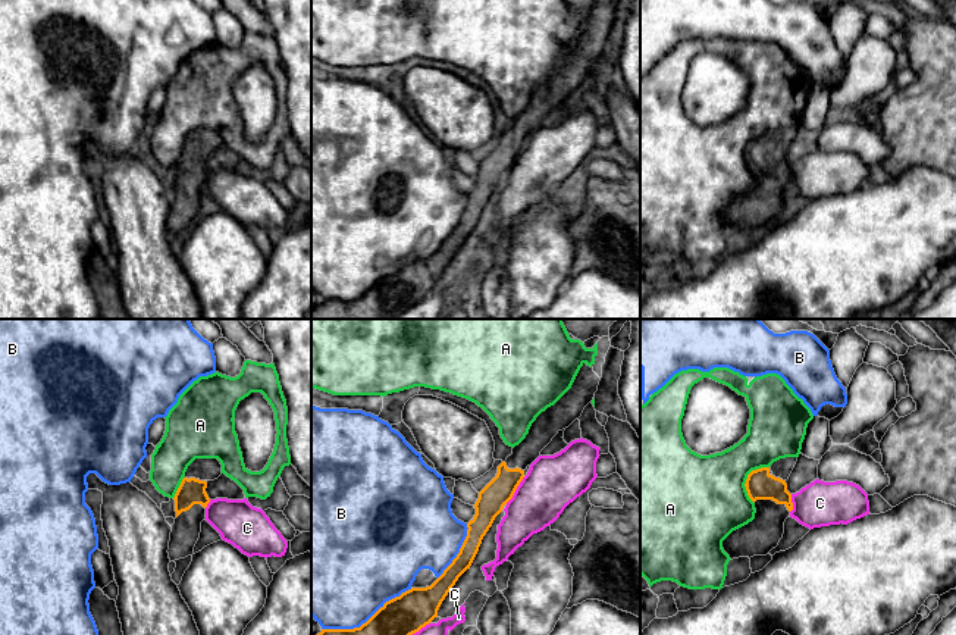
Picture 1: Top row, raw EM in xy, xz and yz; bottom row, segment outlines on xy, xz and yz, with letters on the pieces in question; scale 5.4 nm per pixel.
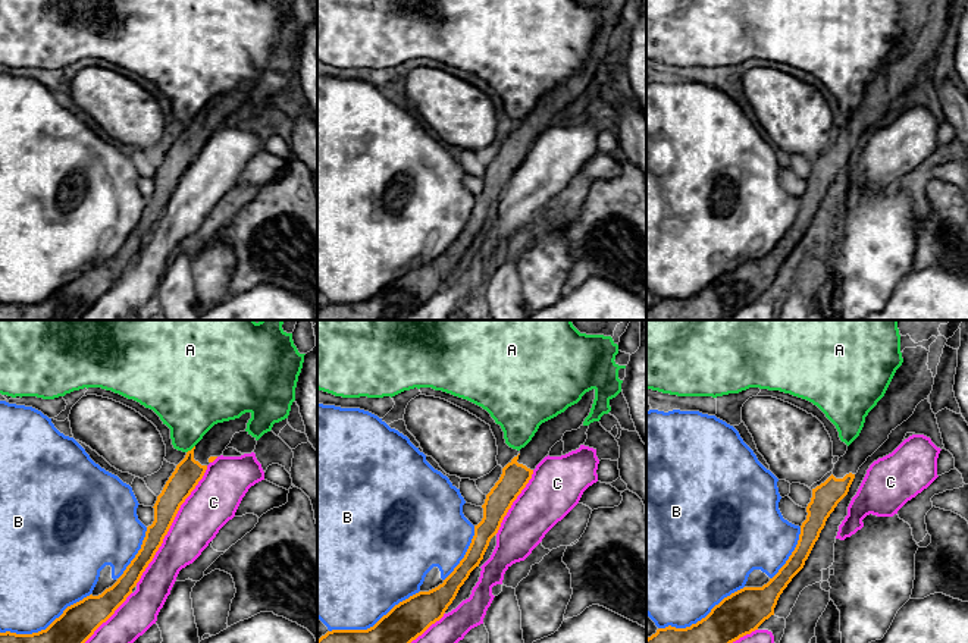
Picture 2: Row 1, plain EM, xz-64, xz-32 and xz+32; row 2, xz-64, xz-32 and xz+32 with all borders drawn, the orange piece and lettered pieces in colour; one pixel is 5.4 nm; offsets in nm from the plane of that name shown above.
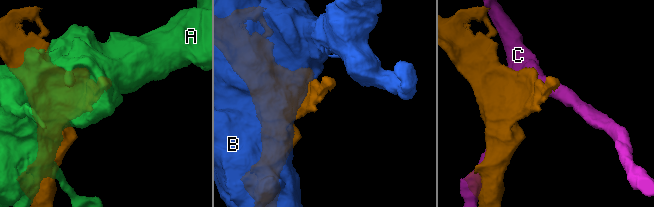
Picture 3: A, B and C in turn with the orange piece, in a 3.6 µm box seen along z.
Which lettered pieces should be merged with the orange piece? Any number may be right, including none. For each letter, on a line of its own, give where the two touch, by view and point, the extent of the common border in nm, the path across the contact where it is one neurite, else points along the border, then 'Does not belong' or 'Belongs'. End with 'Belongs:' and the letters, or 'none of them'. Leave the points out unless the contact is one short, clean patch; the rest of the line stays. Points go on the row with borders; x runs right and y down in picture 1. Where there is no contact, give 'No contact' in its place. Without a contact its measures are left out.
A: Touches orange at yz (746, 479). Shared border 220 nm. Boundary: yz (768, 466), (754, 469), (748, 475), (745, 490), (754, 503). Does not belong
B: Touches orange at xz (367, 621). Shared border 550 nm. Does not belong
C: Touches orange at xz (516, 488). Shared border 190 nm. Does not belong
Belongs: none of them

